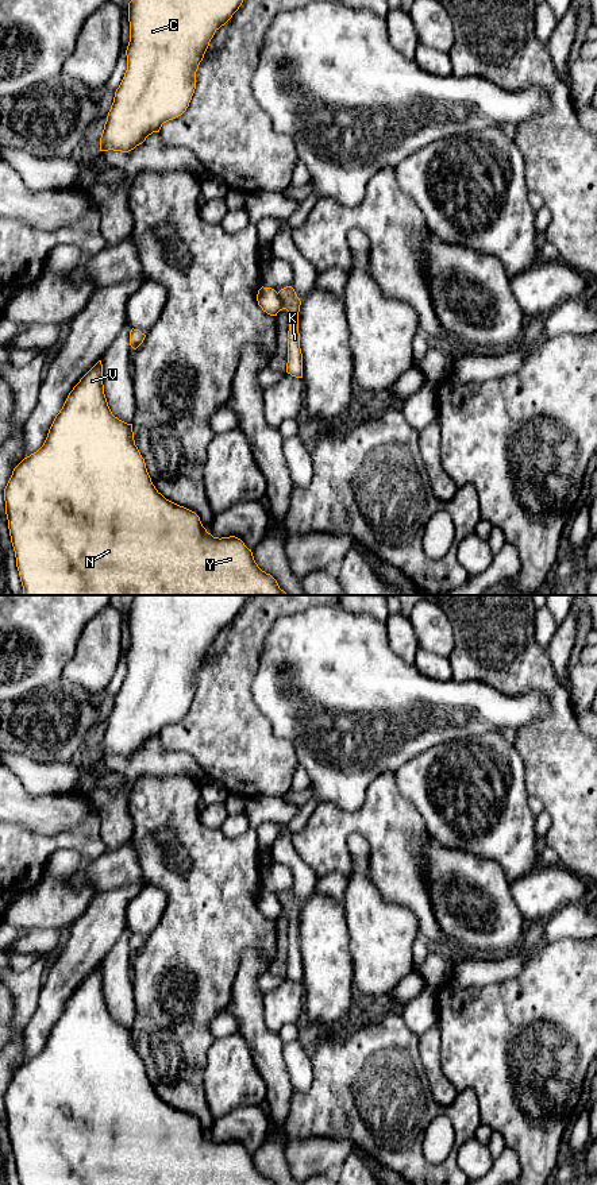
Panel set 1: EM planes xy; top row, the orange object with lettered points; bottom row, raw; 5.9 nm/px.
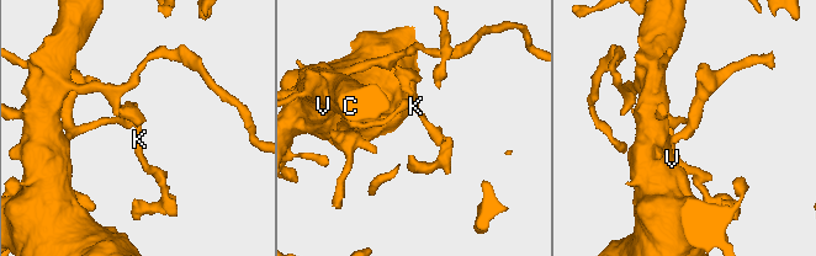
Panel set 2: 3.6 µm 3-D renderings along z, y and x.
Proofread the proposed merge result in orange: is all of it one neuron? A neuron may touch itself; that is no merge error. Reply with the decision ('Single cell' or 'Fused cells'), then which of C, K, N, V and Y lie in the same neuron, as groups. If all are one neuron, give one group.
Single cell. Groups: C K N V Y

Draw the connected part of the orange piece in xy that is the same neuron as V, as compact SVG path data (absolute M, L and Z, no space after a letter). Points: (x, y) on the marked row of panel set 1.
M101 360L69 393L49 429L43 445L14 468L4 489L4 501L11 543L24 595L288 595L270 574L258 567L251 549L240 539L235 536L213 537L203 526L194 512L166 499L155 489L145 459L135 445L132 424L115 417L108 406L104 394Z

